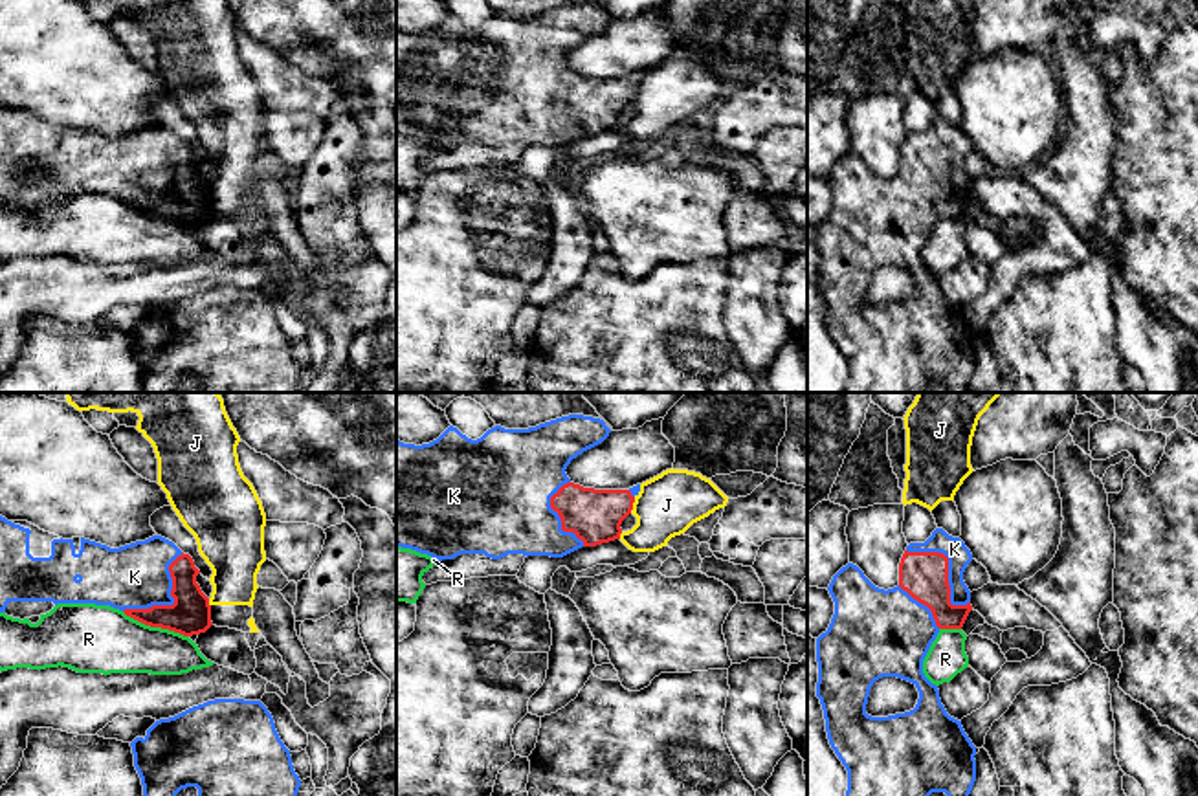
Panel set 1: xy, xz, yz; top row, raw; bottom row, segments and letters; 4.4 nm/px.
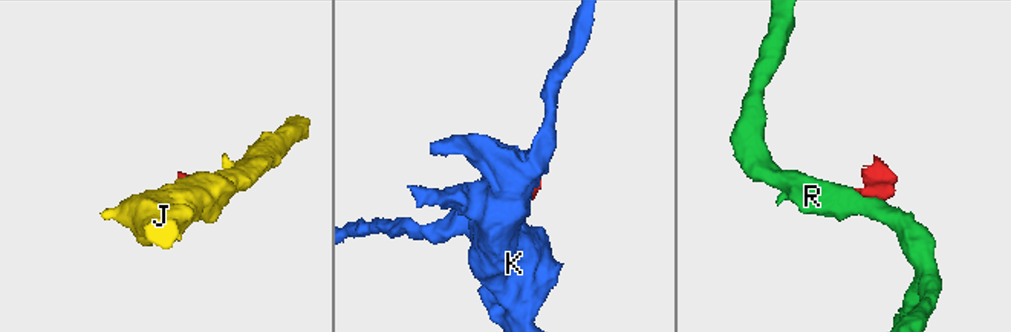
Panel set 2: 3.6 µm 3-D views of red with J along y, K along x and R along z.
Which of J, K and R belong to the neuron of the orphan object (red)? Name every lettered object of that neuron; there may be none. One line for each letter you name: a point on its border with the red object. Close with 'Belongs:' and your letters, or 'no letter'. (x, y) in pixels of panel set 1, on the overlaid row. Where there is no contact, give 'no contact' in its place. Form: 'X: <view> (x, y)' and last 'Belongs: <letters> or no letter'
K: yz (947, 569)
Belongs: K

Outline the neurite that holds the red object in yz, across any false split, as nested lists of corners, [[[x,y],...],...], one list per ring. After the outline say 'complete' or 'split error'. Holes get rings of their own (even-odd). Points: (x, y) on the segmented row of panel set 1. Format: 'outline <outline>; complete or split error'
outline [[[936,528],[925,543],[910,543],[899,563],[899,585],[893,589],[875,587],[864,572],[848,563],[831,580],[827,591],[835,602],[835,614],[826,633],[816,638],[818,682],[826,732],[831,748],[848,770],[846,796],[969,796],[976,781],[976,746],[965,734],[961,721],[950,717],[941,704],[939,690],[923,673],[923,660],[941,629],[961,629],[971,605],[971,591],[963,572],[972,561],[971,550],[960,537]],[[882,677],[897,677],[912,682],[919,699],[914,710],[888,717],[866,713],[870,690]]]; split error

